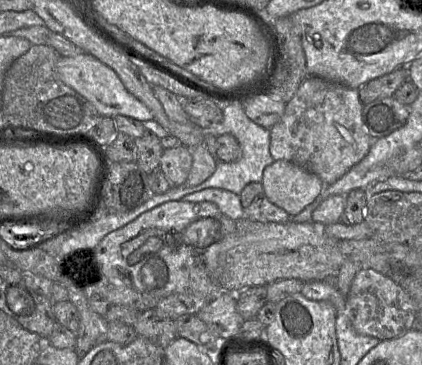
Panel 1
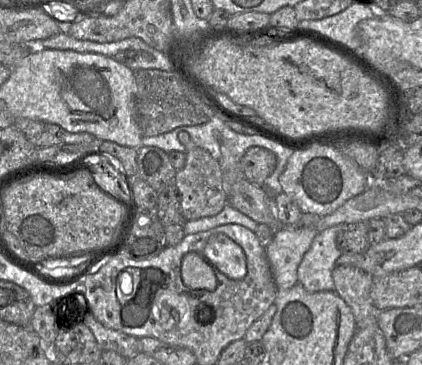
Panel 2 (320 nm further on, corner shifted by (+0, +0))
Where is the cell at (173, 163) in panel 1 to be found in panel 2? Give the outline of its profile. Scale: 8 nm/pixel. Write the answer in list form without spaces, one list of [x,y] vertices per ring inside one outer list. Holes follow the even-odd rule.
[[[180,132],[178,139],[187,148],[185,165],[175,175],[175,185],[179,195],[182,215],[187,221],[215,216],[228,203],[219,162],[205,149],[196,147],[187,132]]]

